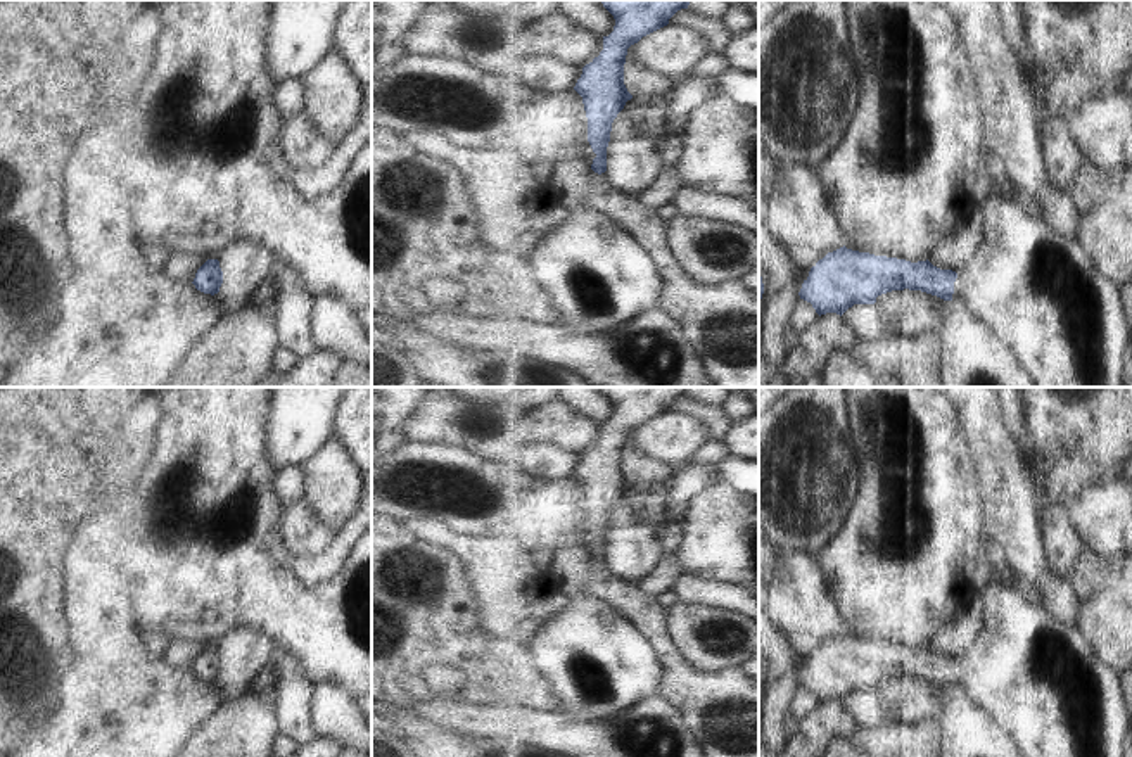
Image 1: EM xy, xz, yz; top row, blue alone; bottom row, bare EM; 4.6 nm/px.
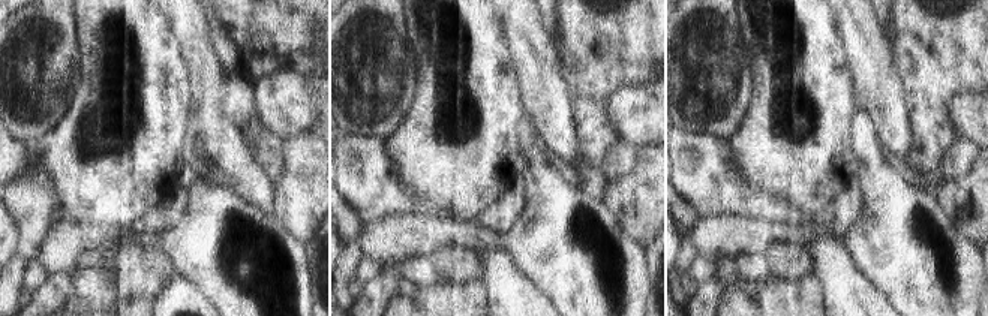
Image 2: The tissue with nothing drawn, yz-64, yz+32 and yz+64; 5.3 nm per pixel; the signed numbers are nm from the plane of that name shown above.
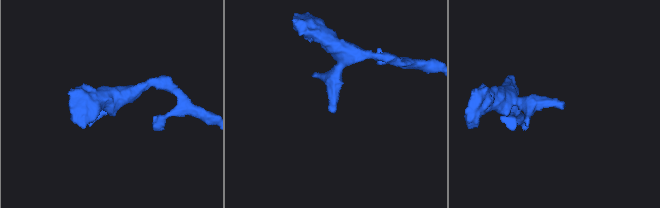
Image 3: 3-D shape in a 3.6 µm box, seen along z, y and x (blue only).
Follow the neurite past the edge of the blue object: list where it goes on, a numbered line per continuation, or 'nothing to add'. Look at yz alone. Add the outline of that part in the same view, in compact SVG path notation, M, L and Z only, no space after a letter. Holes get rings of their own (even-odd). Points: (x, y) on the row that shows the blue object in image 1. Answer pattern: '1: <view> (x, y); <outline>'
1: yz (1039, 292); M999 175L983 214L985 237L975 258L956 271L952 301L992 330L1033 387L1127 387L1123 358L1130 332L1120 289L1099 275L1077 242L1032 218Z

